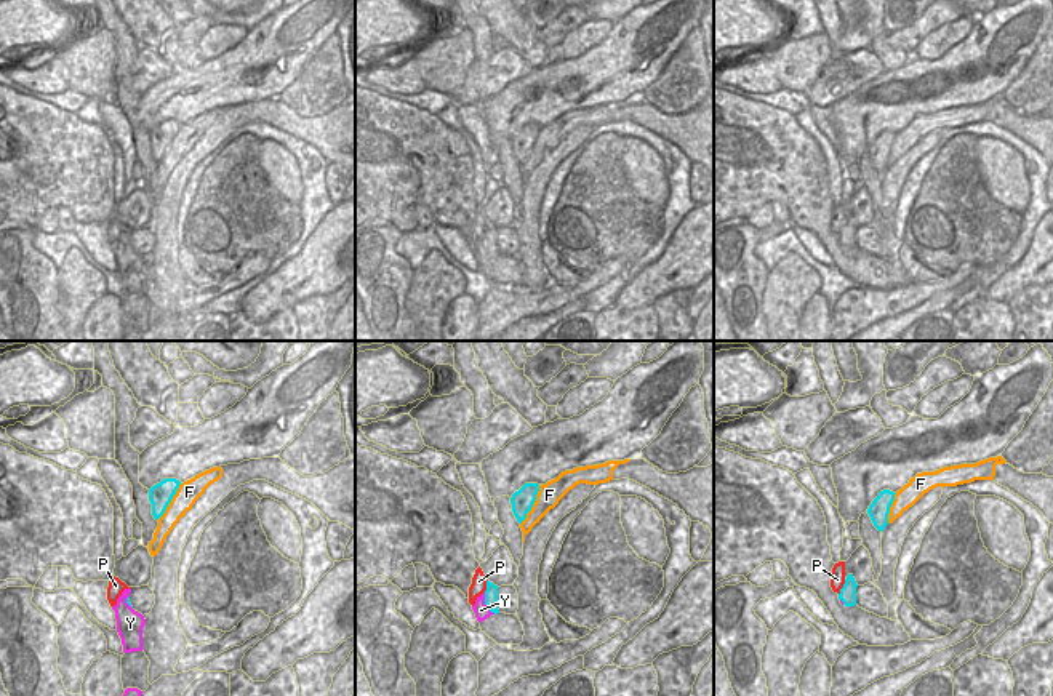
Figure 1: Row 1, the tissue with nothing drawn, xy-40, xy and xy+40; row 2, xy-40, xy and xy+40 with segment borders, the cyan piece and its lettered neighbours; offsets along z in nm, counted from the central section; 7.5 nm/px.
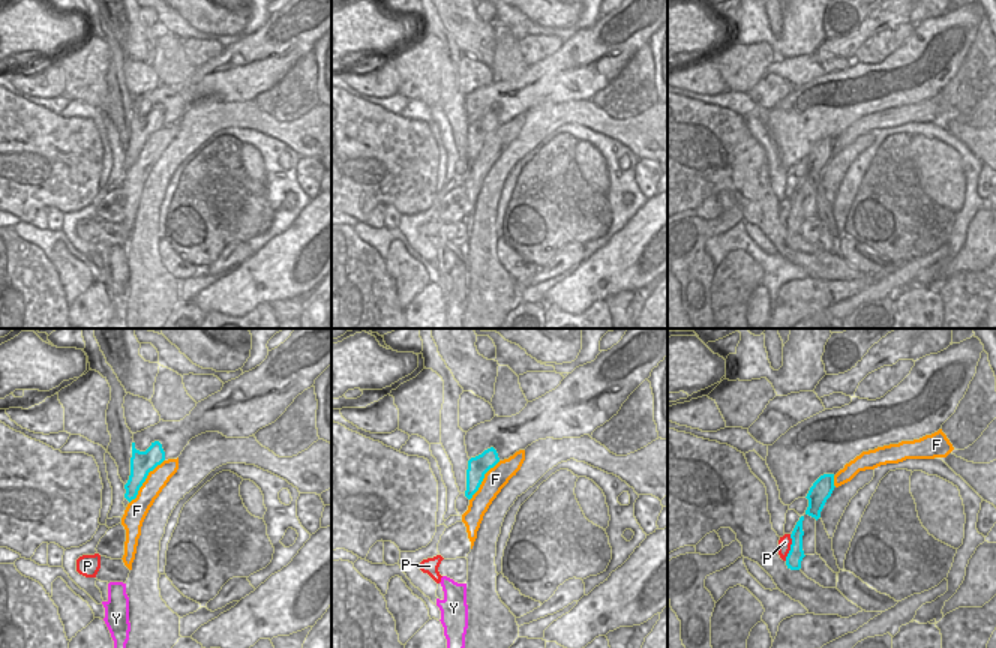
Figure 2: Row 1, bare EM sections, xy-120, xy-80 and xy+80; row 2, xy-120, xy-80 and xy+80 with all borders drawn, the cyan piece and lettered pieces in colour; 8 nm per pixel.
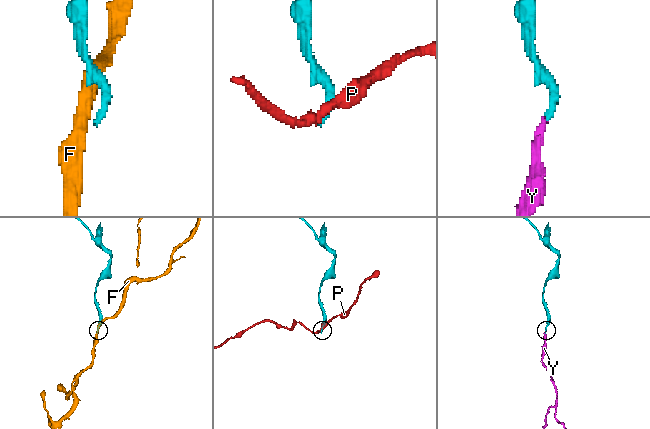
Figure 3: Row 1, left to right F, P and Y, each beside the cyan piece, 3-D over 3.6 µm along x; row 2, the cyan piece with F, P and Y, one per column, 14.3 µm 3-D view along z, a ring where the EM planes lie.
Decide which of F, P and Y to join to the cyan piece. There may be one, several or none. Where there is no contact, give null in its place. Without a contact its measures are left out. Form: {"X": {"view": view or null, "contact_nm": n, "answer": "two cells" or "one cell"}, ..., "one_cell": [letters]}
{"F": {"view": "xy", "contact_nm": 340, "answer": "two cells"}, "P": {"view": "xy+40", "contact_nm": 130, "answer": "two cells"}, "Y": {"view": "xy", "contact_nm": 190, "answer": "one cell"}, "one_cell": ["Y"]}

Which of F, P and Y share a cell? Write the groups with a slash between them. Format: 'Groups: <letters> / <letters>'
Groups: F / P / Y.

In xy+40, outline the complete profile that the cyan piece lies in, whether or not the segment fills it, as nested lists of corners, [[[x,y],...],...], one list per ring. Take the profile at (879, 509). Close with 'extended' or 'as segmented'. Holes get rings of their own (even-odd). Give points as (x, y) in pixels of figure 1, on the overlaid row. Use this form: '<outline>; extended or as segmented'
[[[890,490],[880,491],[867,509],[867,514],[879,531],[883,531],[885,526],[888,525],[888,514],[895,501],[895,494],[896,493]]]; as segmented

